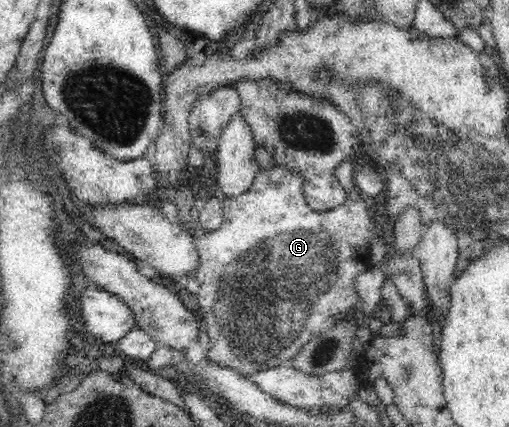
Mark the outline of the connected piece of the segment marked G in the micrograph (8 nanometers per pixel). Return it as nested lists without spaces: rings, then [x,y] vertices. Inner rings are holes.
[[[351,161],[342,162],[335,176],[347,193],[344,204],[326,212],[316,212],[304,200],[300,175],[285,170],[284,166],[260,170],[248,191],[222,200],[222,224],[198,238],[198,308],[208,322],[206,328],[214,328],[210,334],[208,360],[216,366],[248,378],[255,372],[285,364],[318,332],[322,322],[334,314],[351,312],[358,302],[352,284],[371,263],[370,240],[378,222],[368,214],[368,206],[354,186]],[[218,328],[228,328],[228,336]]]

